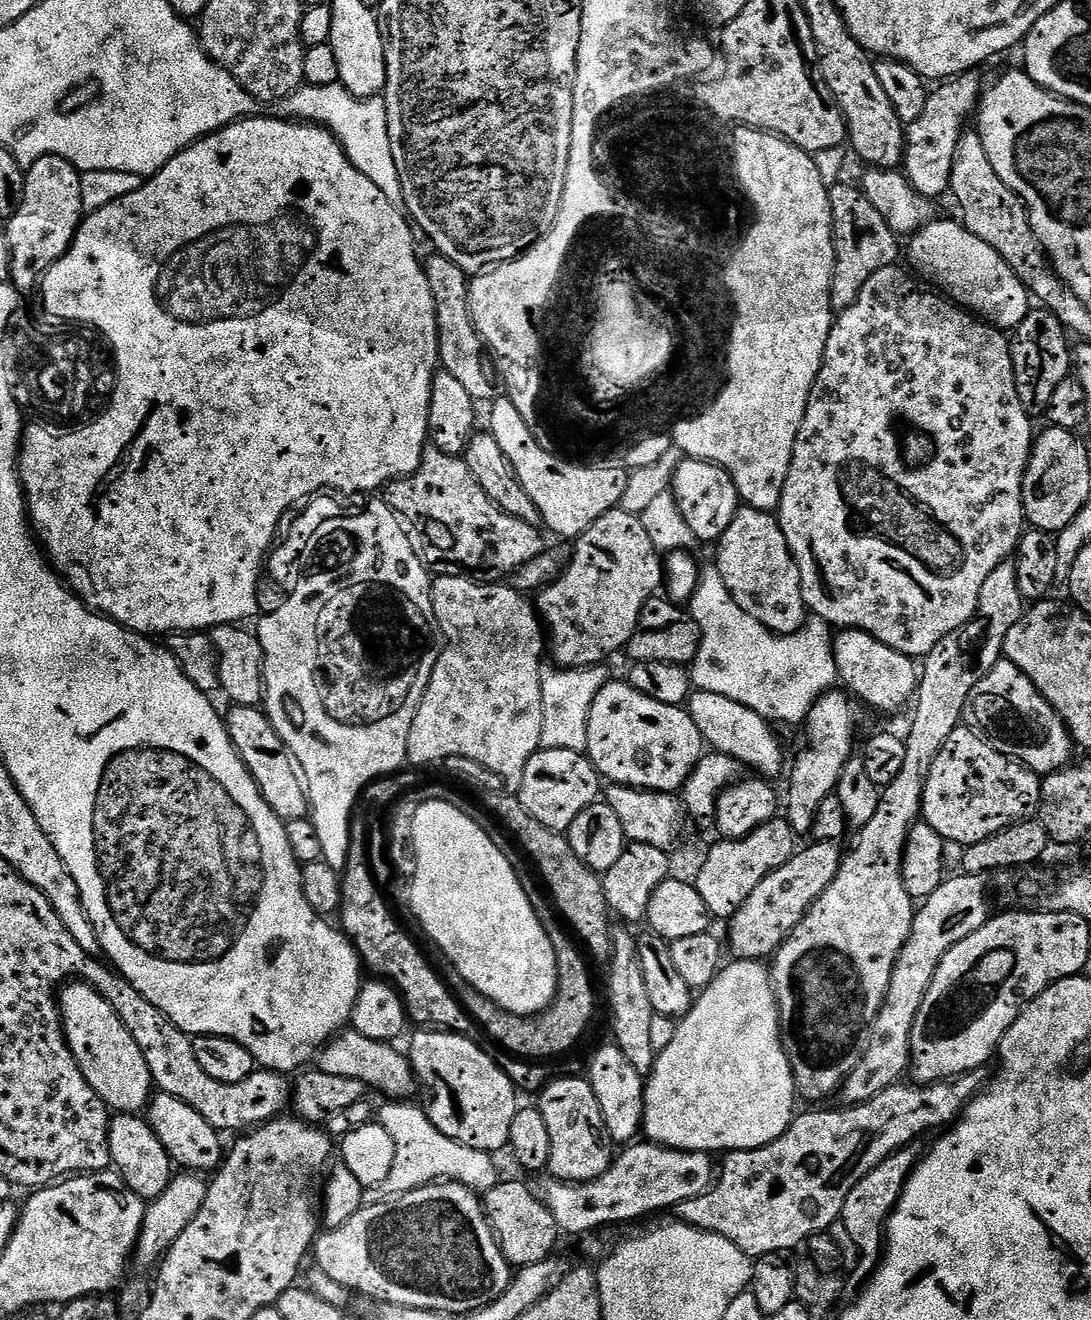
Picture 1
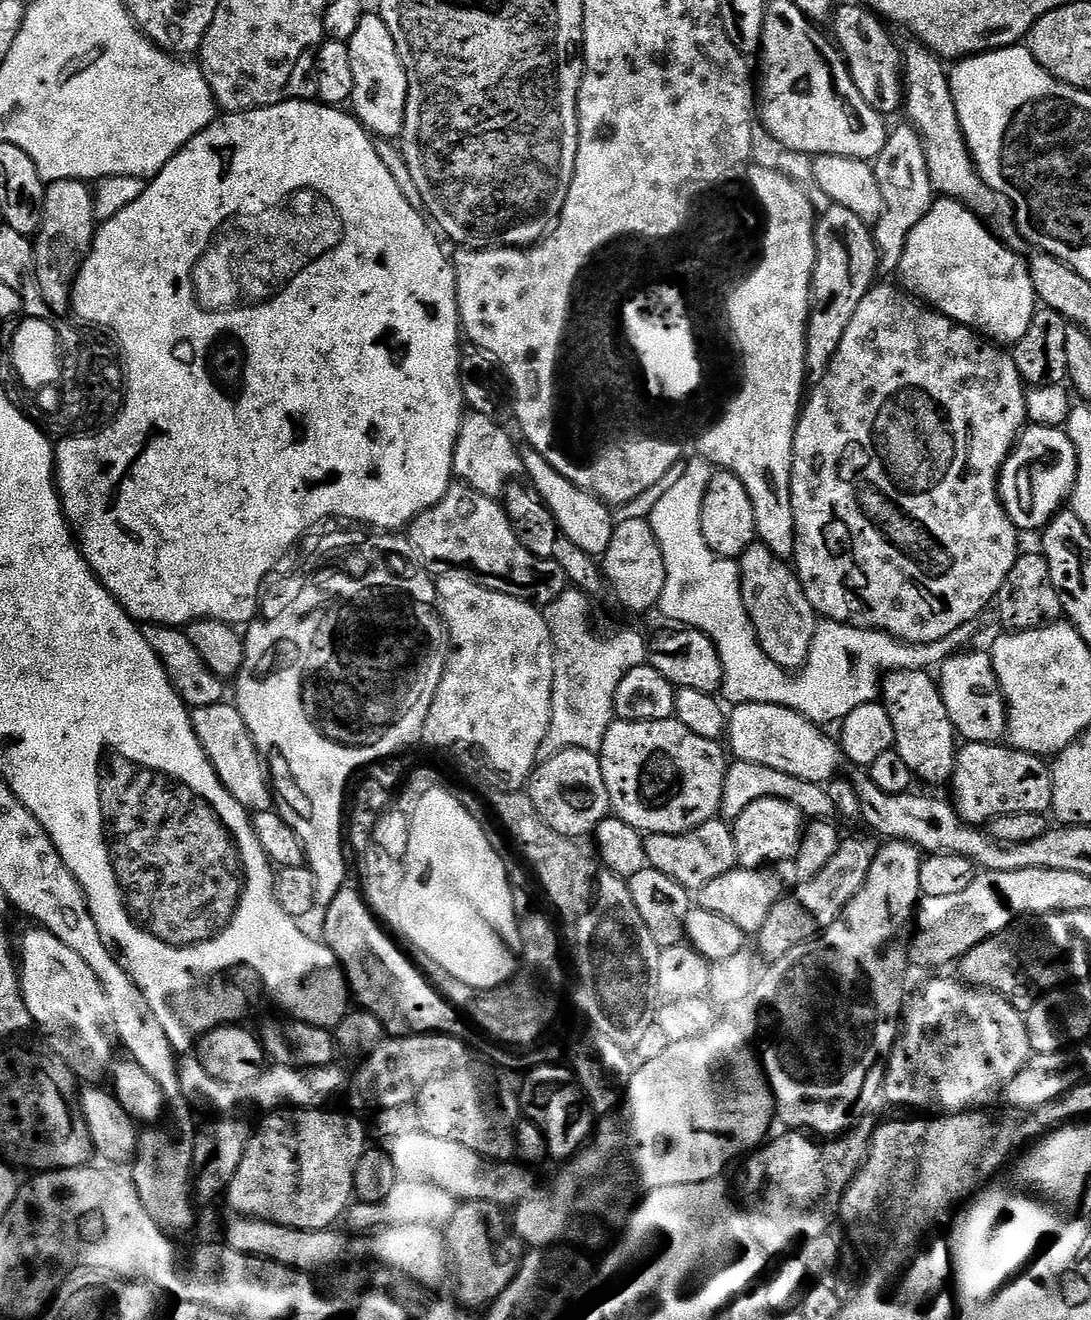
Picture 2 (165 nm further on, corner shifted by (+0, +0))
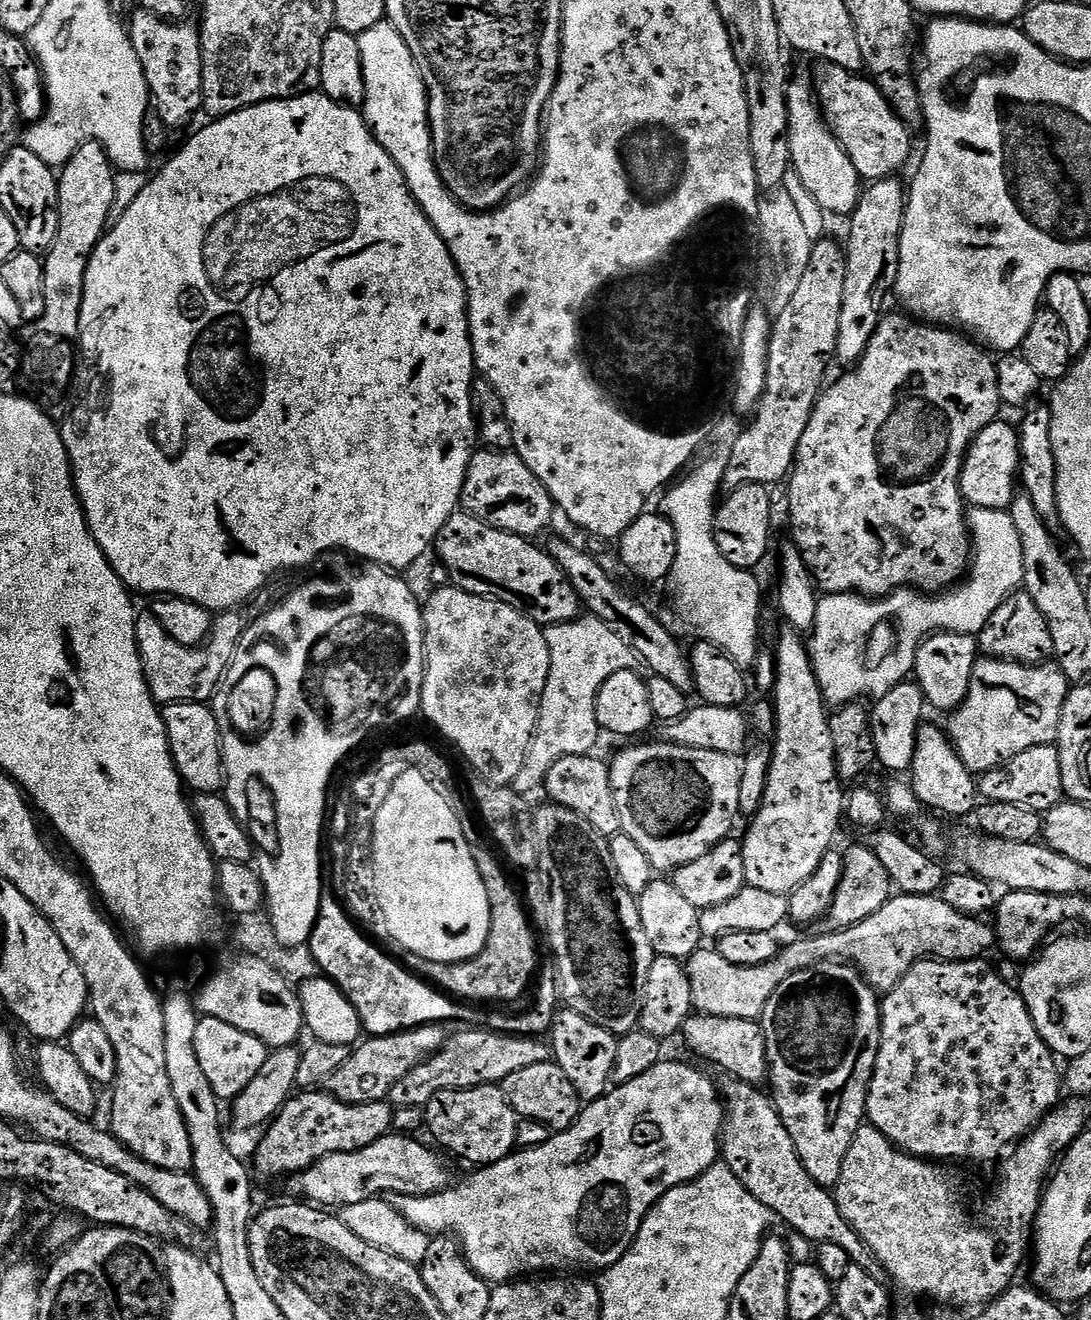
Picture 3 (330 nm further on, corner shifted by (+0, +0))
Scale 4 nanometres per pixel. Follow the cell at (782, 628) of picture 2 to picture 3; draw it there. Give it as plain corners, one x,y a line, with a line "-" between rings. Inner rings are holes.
784,630
774,643
774,651
776,684
770,696
774,701
776,731
772,765
762,806
751,817
752,825
742,836
742,847
745,885
787,896
818,870
818,862
835,845
832,843
840,820
842,824
846,816
846,792
840,789
834,738
830,738
828,725
830,712
805,637
795,630

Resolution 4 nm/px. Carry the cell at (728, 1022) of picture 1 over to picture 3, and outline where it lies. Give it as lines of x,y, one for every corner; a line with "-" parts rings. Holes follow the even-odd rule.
661,1059
659,1064
650,1066
646,1074
638,1074
625,1084
616,1084
607,1096
591,1101
581,1111
580,1117
572,1123
572,1127
564,1132
555,1133
537,1148
525,1148
513,1151
511,1156
502,1158
496,1164
480,1166
475,1169
473,1176
465,1178
462,1184
453,1183
443,1192
436,1192
432,1196
397,1196
394,1203
396,1209
402,1214
402,1218
408,1224
412,1224
420,1232
429,1234
452,1234
458,1241
462,1255
468,1261
469,1268
477,1276
487,1280
489,1285
507,1284
517,1278
527,1277
529,1274
544,1274
548,1264
556,1264
561,1260
572,1268
597,1268
603,1270
614,1266
628,1253
628,1247
634,1242
646,1214
655,1204
672,1188
679,1184
688,1184
697,1180
710,1165
717,1163
720,1156
719,1138
724,1130
724,1118
726,1105
718,1088
712,1085
708,1076
703,1076
696,1068
688,1064
679,1064
676,1060

